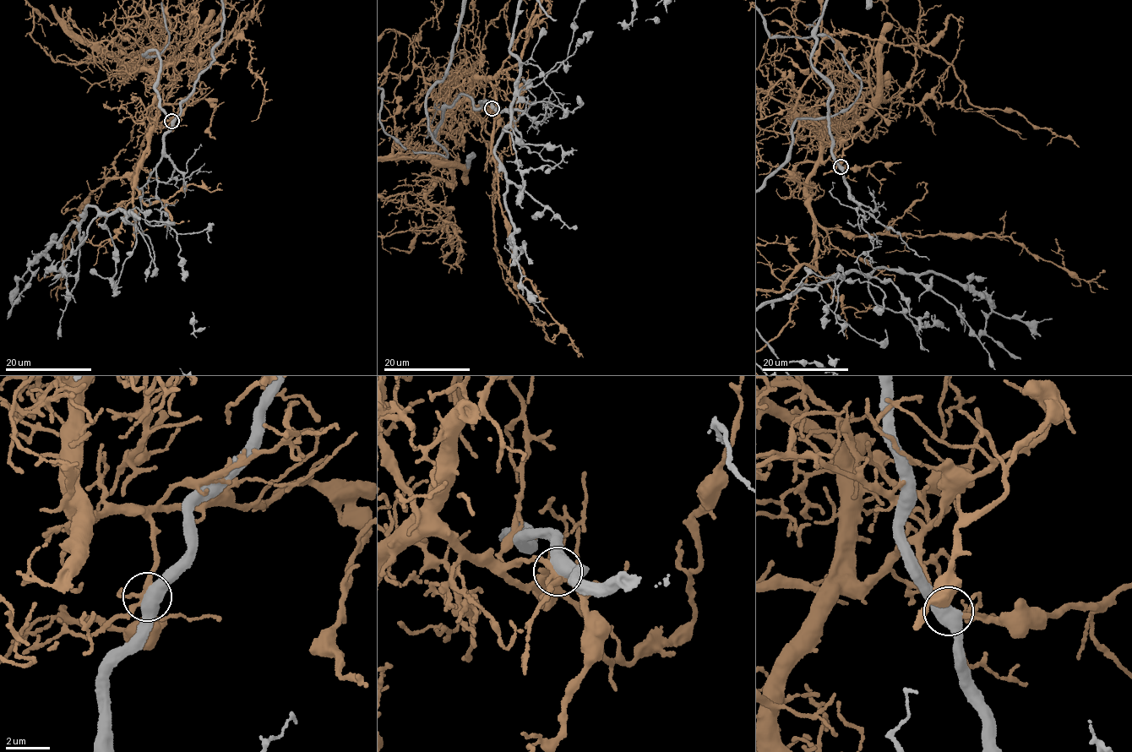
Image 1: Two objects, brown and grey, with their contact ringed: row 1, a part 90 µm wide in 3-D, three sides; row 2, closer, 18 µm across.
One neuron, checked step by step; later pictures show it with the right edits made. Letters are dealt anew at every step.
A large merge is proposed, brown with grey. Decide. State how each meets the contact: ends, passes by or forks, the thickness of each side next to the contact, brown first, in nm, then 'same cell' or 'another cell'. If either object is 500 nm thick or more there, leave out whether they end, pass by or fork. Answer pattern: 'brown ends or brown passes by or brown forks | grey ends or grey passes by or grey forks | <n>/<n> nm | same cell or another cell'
240/550 nm | another cell

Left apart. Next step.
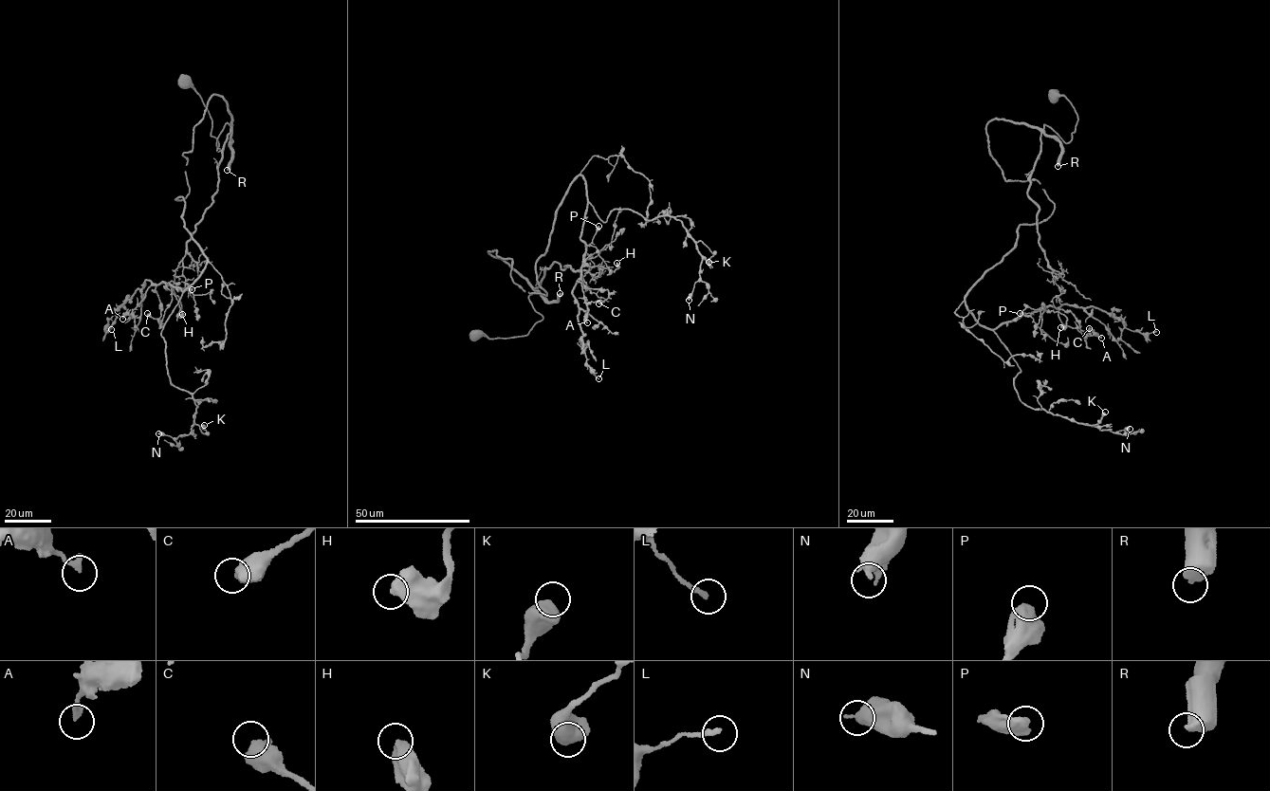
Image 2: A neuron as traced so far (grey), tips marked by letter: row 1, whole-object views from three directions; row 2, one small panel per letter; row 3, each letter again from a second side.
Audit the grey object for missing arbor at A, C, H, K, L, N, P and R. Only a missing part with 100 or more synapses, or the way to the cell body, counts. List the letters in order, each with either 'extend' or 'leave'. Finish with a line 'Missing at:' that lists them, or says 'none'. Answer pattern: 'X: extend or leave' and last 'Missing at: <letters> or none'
A: leave
C: leave
H: leave
K: leave
L: leave
N: leave
P: leave
R: extend
Missing at: R

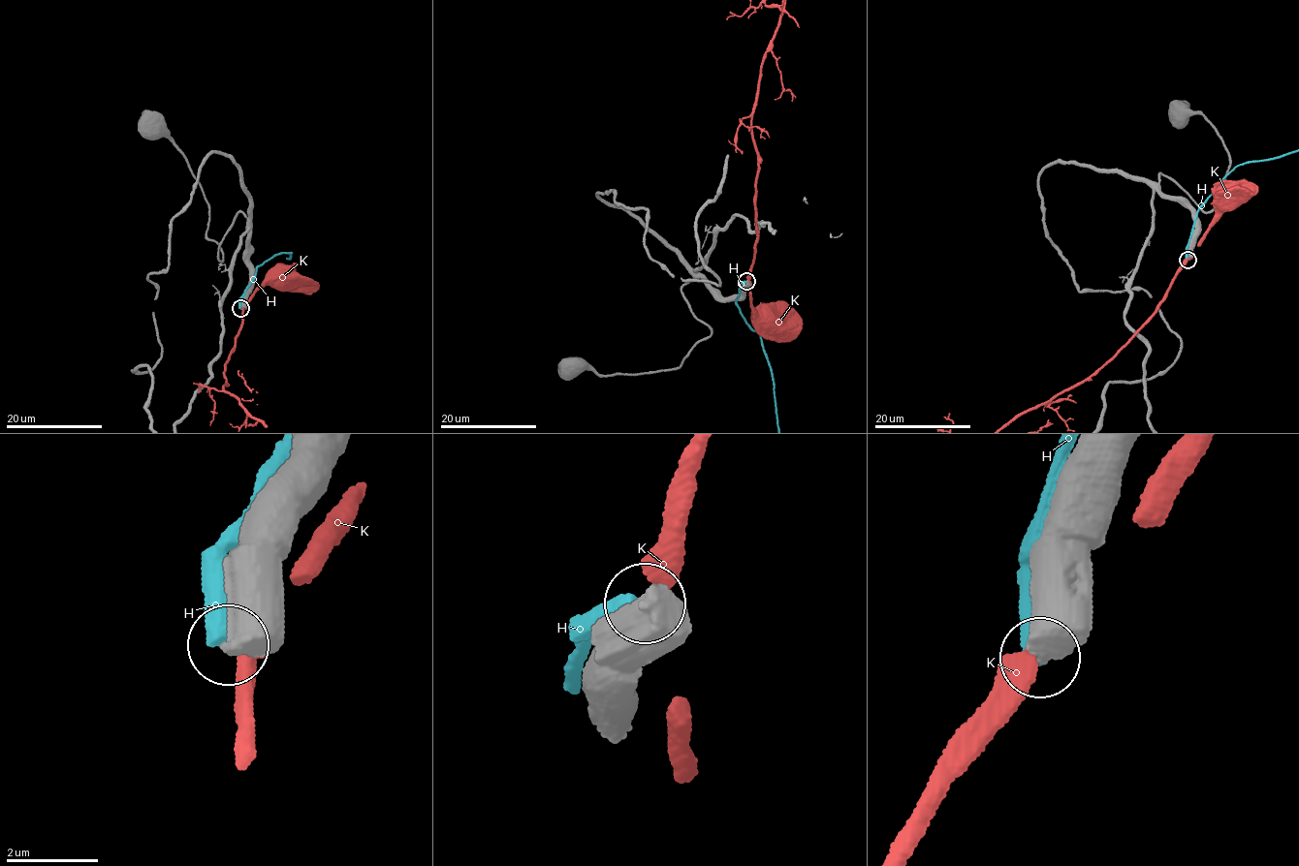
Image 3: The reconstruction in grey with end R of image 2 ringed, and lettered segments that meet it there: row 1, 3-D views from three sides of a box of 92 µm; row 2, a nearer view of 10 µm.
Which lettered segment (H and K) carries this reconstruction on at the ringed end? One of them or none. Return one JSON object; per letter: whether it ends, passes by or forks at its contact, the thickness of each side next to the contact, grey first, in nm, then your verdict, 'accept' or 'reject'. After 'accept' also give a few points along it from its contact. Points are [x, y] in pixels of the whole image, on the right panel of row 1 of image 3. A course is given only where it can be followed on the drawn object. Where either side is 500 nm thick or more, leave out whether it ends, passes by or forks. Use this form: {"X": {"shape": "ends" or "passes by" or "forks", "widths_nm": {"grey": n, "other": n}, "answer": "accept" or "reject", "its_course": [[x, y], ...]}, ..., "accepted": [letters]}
{"H": {"widths_nm": {"grey": 550, "other": 460}, "answer": "reject"}, "K": {"widths_nm": {"grey": 750, "other": 280}, "answer": "reject"}, "accepted": []}

